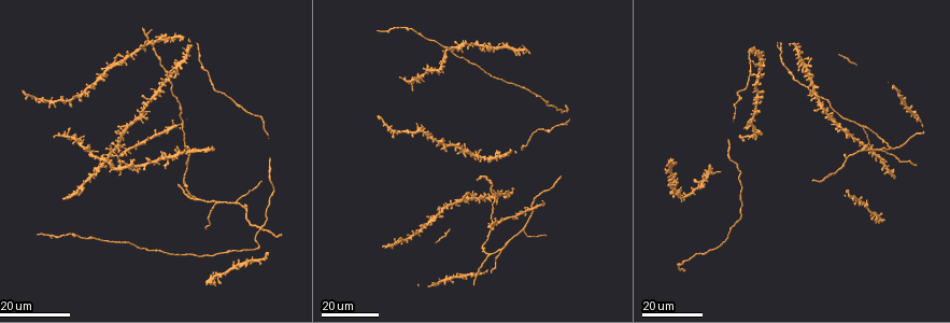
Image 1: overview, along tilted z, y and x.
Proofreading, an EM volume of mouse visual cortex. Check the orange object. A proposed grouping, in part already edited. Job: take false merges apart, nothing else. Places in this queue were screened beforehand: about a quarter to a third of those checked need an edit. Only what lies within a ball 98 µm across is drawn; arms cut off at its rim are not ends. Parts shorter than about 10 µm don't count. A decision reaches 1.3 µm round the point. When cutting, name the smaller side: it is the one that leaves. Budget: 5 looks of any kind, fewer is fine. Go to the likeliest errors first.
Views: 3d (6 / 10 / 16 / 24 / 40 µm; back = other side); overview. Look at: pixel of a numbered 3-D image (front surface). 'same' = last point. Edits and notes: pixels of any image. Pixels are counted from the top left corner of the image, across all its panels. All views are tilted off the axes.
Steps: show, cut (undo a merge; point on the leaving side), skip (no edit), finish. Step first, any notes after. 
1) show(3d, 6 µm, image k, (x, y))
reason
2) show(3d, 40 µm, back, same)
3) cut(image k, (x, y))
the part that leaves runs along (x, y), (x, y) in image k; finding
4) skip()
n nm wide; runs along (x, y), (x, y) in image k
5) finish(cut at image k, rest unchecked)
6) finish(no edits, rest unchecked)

show(3d, 16 µm, image 1, (880, 149))
small branch off a trunk

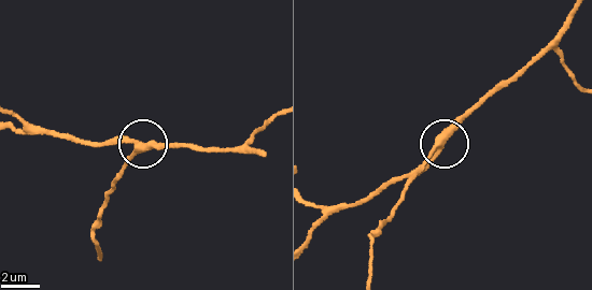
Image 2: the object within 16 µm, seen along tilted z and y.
show(3d, 6 µm, image 2, (437, 144))
zoom in

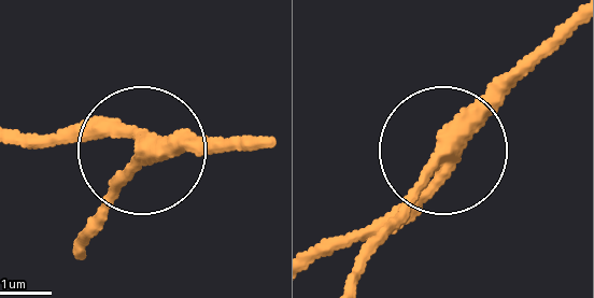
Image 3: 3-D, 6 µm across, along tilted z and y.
skip()
300 nm wide; runs along (19, 135), (114, 125), (144, 144), (80, 231) in image 3; continuous, no second neuron

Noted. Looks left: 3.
show(3d, 16 µm, image 1, (411, 85))
three arms meet

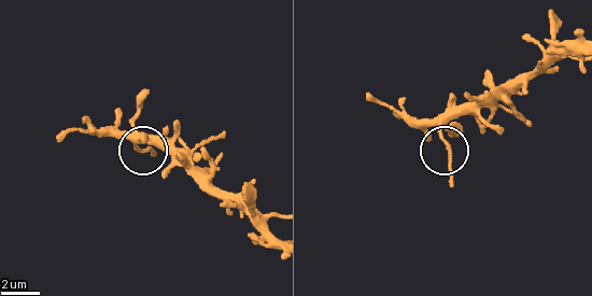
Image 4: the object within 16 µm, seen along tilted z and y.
show(3d, 6 µm, image 4, (139, 146))

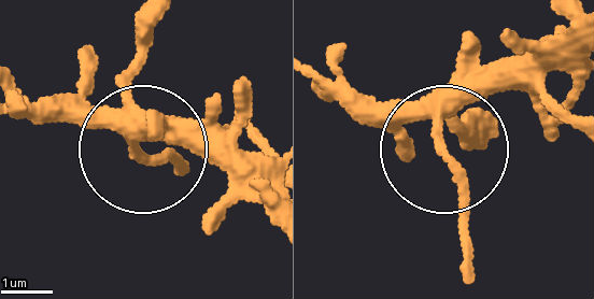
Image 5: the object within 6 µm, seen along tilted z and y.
skip()
230 nm wide; all the same neuron

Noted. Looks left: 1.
finish(no edits, rest unchecked)

